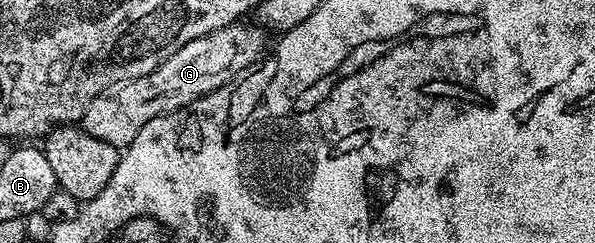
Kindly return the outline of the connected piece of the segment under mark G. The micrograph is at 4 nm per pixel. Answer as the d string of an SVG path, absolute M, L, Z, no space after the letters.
M247 21L230 23L229 26L217 29L205 37L197 37L193 41L181 45L181 49L177 49L177 53L173 53L173 57L161 61L161 65L157 65L157 69L153 69L153 73L145 73L141 77L133 77L129 81L117 81L117 85L109 85L109 89L97 93L97 97L93 97L93 101L85 109L81 120L83 130L88 131L93 137L97 137L97 141L109 141L109 145L123 149L133 141L133 137L137 137L137 133L141 133L141 129L145 129L145 125L149 125L149 121L153 121L153 117L161 117L168 115L171 111L179 111L183 107L188 107L195 99L212 95L214 91L223 91L226 88L226 83L234 84L242 76L239 75L242 71L249 70L258 61L267 39L262 35L264 32L258 26L255 27L250 27Z

